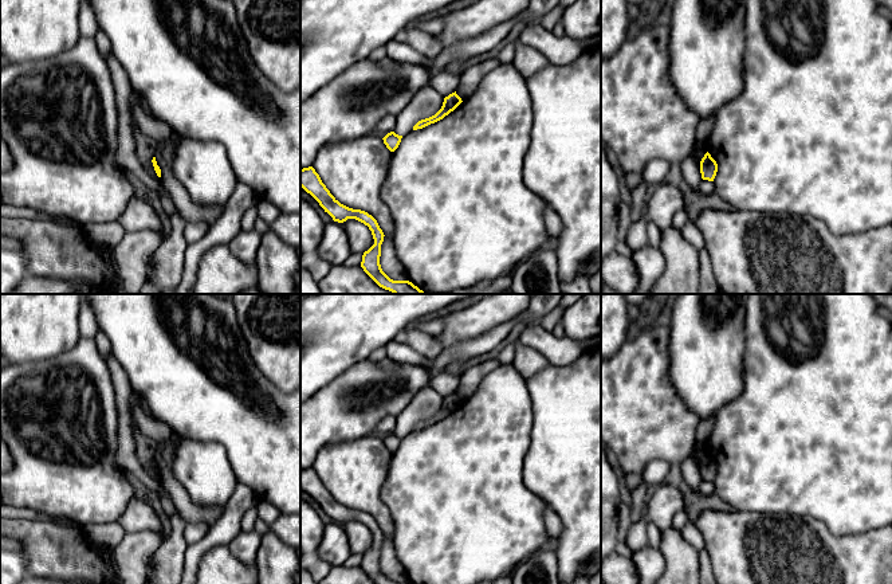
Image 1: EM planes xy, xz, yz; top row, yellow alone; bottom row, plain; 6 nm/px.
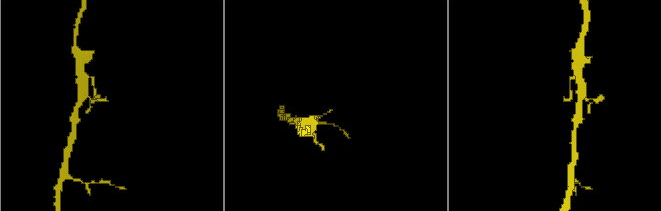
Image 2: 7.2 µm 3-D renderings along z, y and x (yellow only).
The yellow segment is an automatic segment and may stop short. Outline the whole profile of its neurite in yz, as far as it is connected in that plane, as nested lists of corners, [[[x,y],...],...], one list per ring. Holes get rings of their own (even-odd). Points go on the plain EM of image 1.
[[[707,452],[700,462],[700,474],[703,481],[714,482],[718,473],[718,465]]]

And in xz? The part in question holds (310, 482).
[[[313,467],[300,470],[300,487],[319,503],[334,522],[343,524],[347,520],[355,520],[369,528],[374,545],[364,553],[361,568],[376,584],[412,584],[409,581],[393,581],[382,572],[380,557],[385,536],[372,516],[341,505],[330,494]]]

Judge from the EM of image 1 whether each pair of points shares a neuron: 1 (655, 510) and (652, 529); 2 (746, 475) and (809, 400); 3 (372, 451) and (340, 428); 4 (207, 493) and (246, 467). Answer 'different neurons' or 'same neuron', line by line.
1: different neurons
2: same neuron
3: different neurons
4: different neurons

